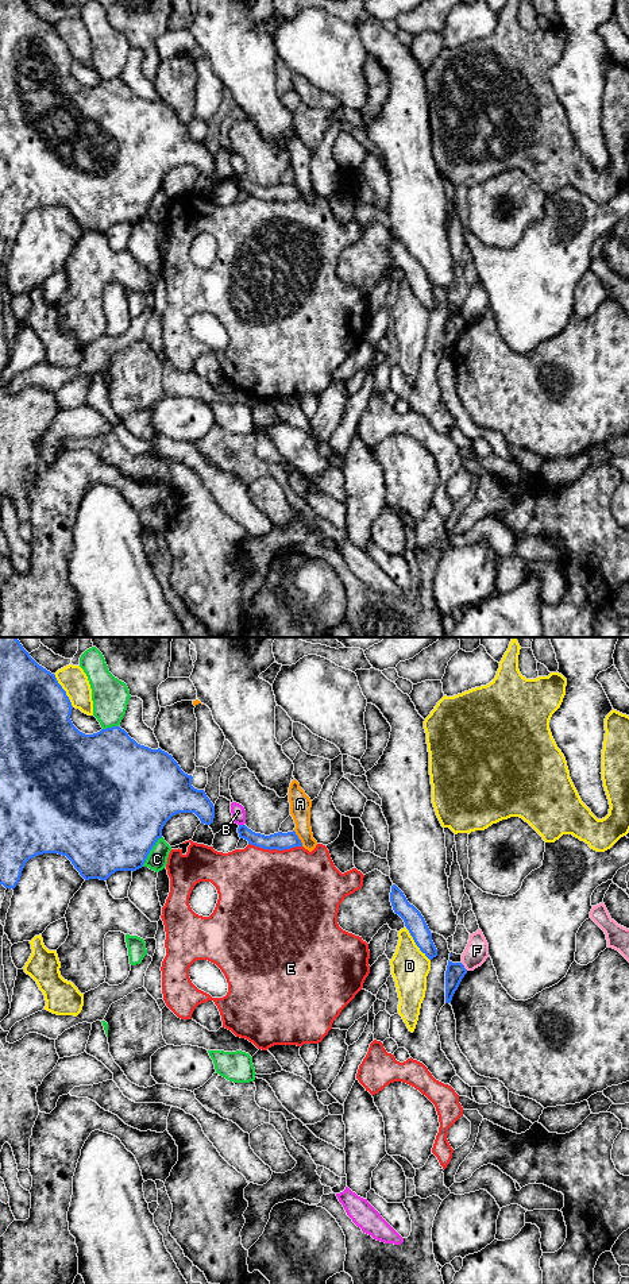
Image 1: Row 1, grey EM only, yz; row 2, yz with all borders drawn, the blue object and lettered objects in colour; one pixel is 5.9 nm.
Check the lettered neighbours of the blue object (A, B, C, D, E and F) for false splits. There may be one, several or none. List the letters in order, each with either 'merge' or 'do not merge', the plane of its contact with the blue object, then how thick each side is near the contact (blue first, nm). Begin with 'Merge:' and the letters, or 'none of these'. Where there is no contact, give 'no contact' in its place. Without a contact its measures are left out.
Merge: none of these
A: do not merge | yz | 100/130 nm
B: do not merge | yz | 100/80 nm
C: do not merge | yz | 500/120 nm
D: do not merge | yz | 120/220 nm
E: do not merge | yz | 100/480 nm
F: do not merge | yz | 110/140 nm

